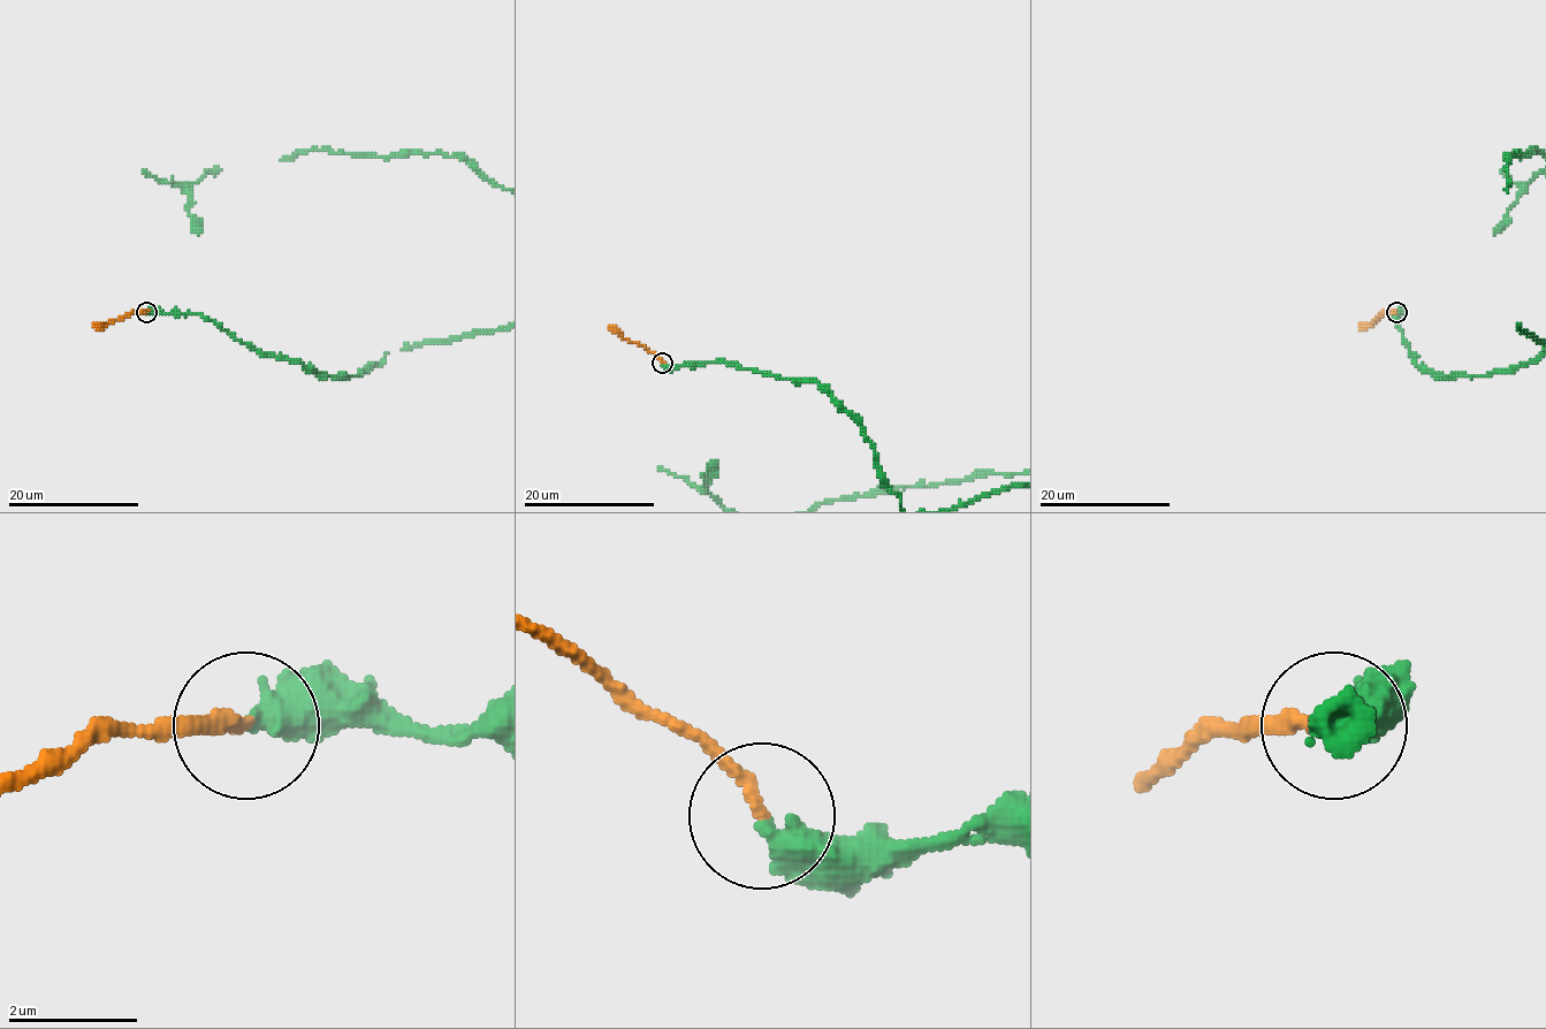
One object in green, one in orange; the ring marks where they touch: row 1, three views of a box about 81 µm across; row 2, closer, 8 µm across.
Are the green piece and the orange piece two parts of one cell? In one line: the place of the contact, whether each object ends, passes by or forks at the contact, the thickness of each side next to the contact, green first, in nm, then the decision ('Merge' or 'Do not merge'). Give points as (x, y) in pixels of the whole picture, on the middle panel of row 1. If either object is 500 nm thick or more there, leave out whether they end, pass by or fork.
Place: (662, 363). At the ring green ends. At the ring orange ends. Thickness 440 nm (green) against 190 nm. Merge

